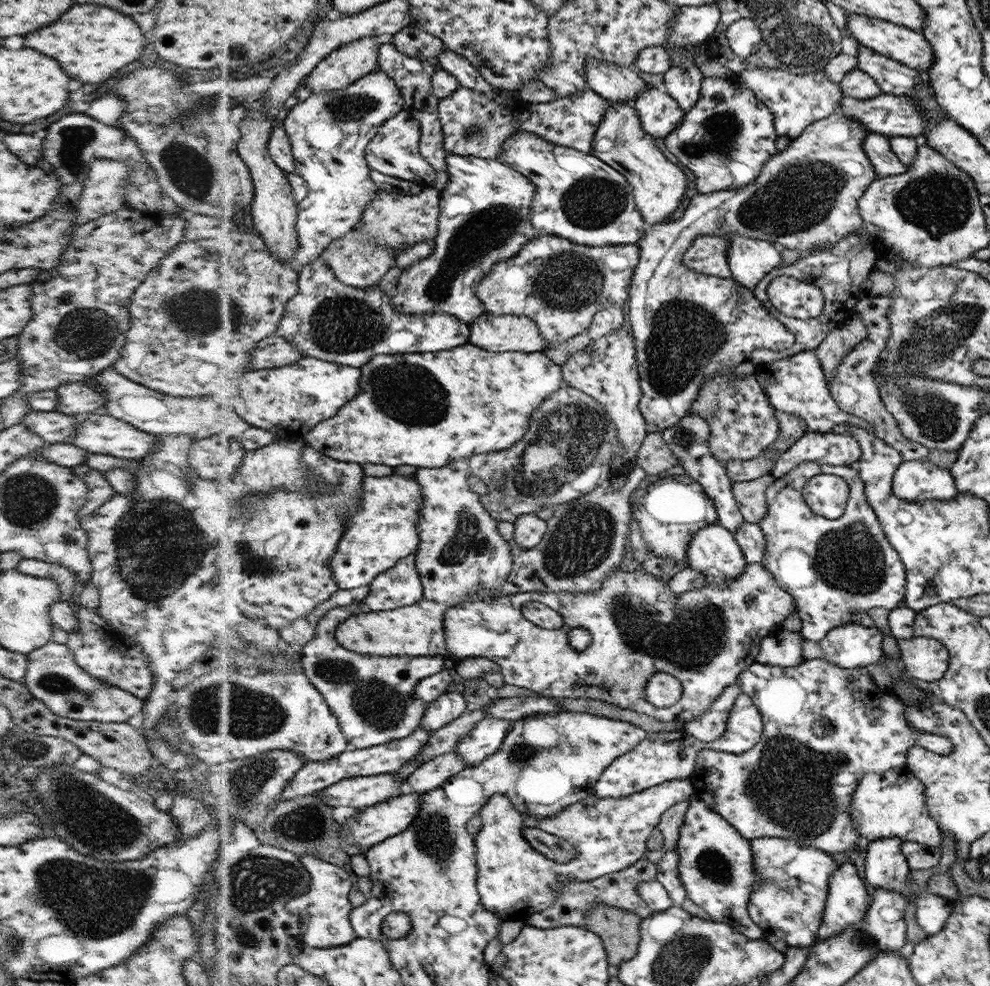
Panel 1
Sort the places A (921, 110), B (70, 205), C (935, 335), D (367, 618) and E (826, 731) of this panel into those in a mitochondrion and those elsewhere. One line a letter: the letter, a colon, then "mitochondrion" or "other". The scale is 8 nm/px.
A: other
B: other
C: mitochondrion
D: other
E: mitochondrion

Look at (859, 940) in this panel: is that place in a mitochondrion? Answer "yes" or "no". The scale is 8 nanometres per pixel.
yes

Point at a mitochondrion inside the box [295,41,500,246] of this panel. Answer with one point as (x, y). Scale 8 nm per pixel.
(349, 108)

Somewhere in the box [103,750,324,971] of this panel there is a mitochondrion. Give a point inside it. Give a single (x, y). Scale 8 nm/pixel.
(256, 882)

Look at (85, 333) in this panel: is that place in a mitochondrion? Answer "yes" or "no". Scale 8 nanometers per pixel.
yes

